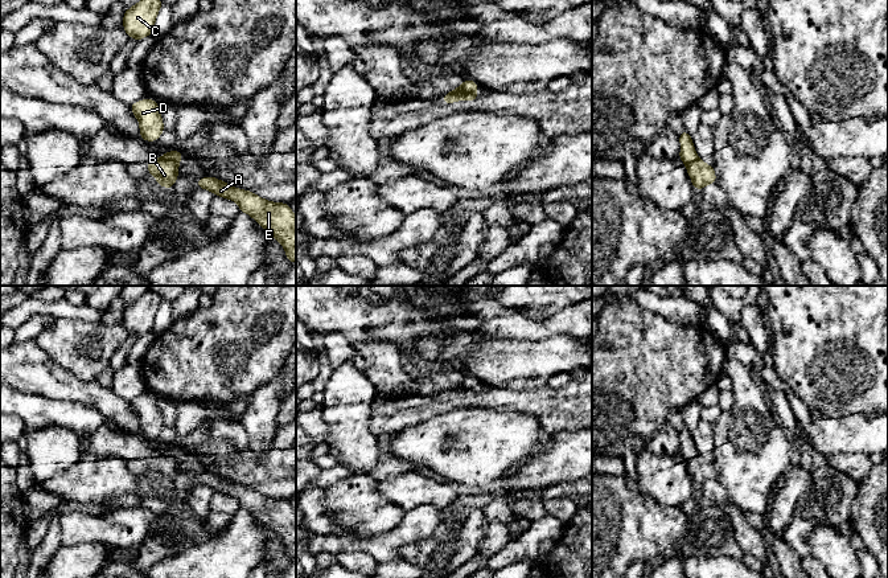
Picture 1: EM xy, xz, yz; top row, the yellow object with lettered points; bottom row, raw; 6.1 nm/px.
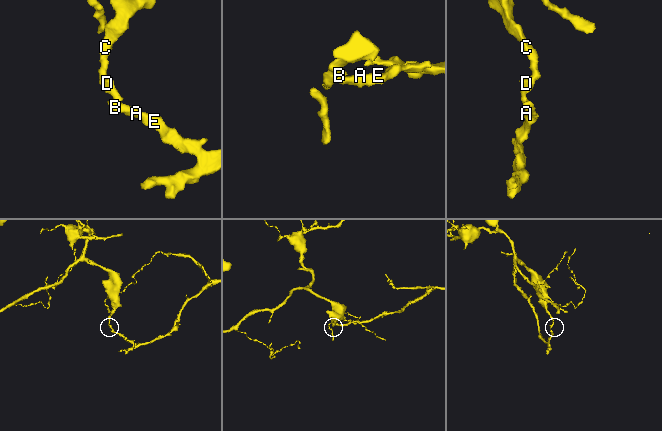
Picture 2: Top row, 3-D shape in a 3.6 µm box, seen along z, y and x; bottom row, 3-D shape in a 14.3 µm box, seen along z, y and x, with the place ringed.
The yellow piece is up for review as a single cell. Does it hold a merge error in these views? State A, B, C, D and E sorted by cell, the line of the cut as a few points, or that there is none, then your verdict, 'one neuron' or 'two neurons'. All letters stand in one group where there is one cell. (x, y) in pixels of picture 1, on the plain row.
A B E / C D | xz (459, 384), (476, 393) | two neurons

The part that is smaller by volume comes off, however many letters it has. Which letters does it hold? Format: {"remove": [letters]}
{"remove": ["A", "B", "E"]}

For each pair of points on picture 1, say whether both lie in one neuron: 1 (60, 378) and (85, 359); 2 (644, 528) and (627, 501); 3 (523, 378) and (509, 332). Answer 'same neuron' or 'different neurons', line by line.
1: different neurons
2: same neuron
3: different neurons

